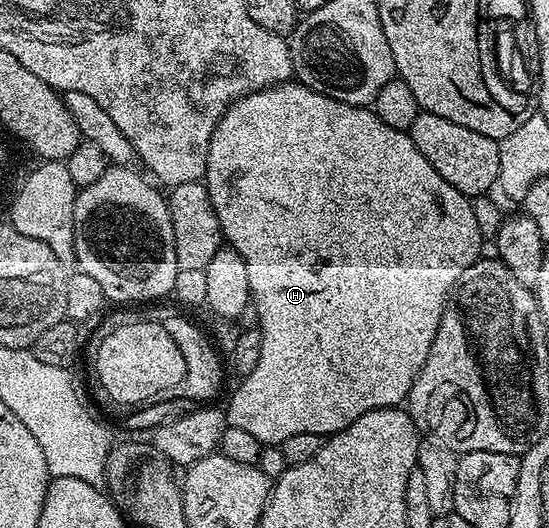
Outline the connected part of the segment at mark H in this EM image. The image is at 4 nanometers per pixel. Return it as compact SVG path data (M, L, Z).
M287 81L276 87L265 87L262 91L254 91L251 95L246 95L243 99L237 99L235 103L230 104L212 133L212 141L208 145L204 182L208 189L208 197L212 197L212 209L216 209L216 217L220 221L223 240L232 249L236 249L236 253L240 253L240 257L244 257L244 265L248 268L250 298L256 305L259 314L258 330L262 333L260 361L256 361L256 369L252 369L252 373L241 376L239 383L242 384L231 393L230 404L225 404L227 424L236 429L246 430L251 437L256 437L256 441L260 441L264 445L281 445L295 433L316 433L323 437L329 437L338 431L343 431L348 425L352 425L352 421L356 421L356 417L364 417L364 413L368 413L372 409L402 407L409 400L410 390L420 369L424 369L424 361L428 361L428 353L432 349L432 341L436 341L436 329L440 329L440 317L444 317L444 305L448 301L450 291L456 285L456 281L460 281L460 273L464 273L464 269L468 269L468 265L472 265L483 254L484 240L480 233L480 225L476 225L476 213L471 196L460 193L460 189L448 185L448 181L444 181L444 177L440 177L440 173L436 173L436 169L432 169L432 165L428 165L424 153L420 153L420 149L416 149L409 134L400 129L392 129L392 125L384 125L384 121L380 121L380 117L376 117L370 107L353 107L344 101L336 101L324 93L316 93L316 89L308 89L297 81Z

